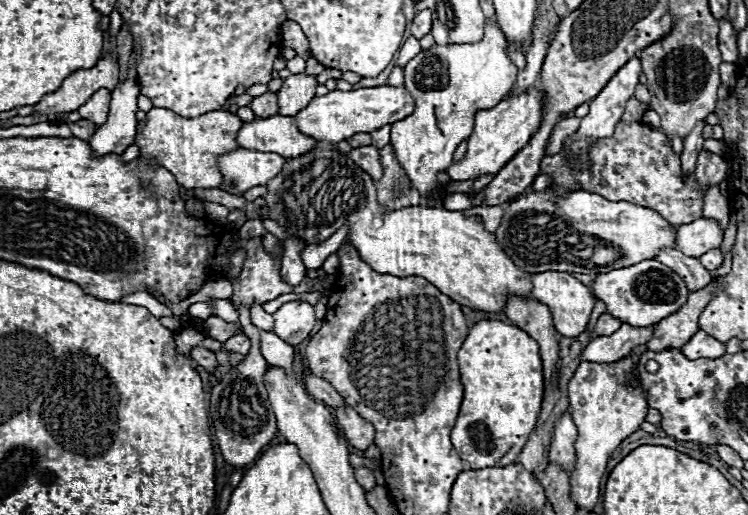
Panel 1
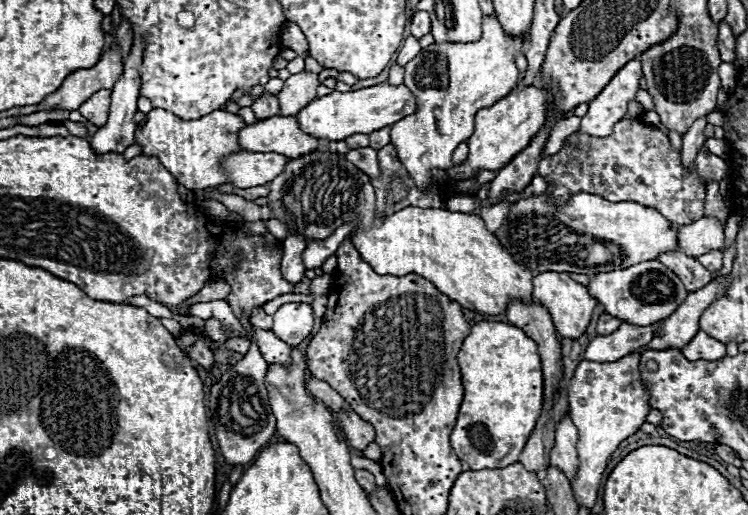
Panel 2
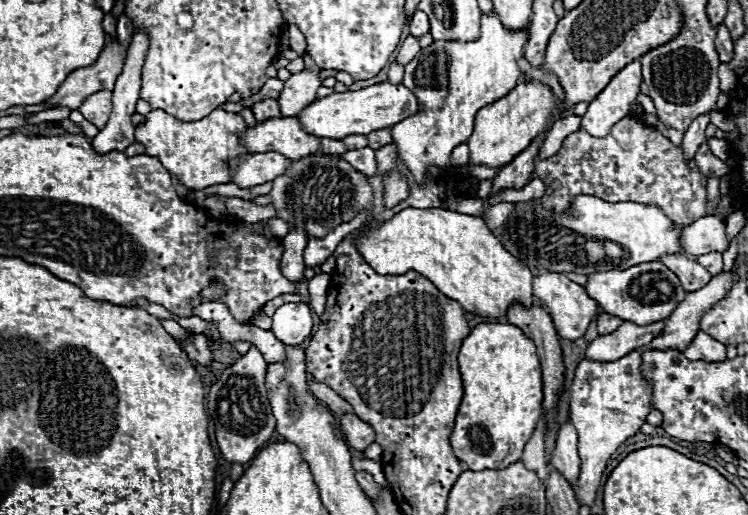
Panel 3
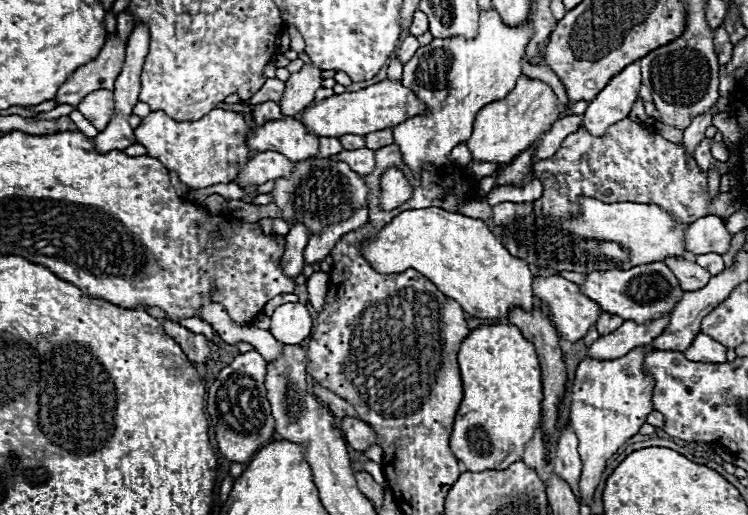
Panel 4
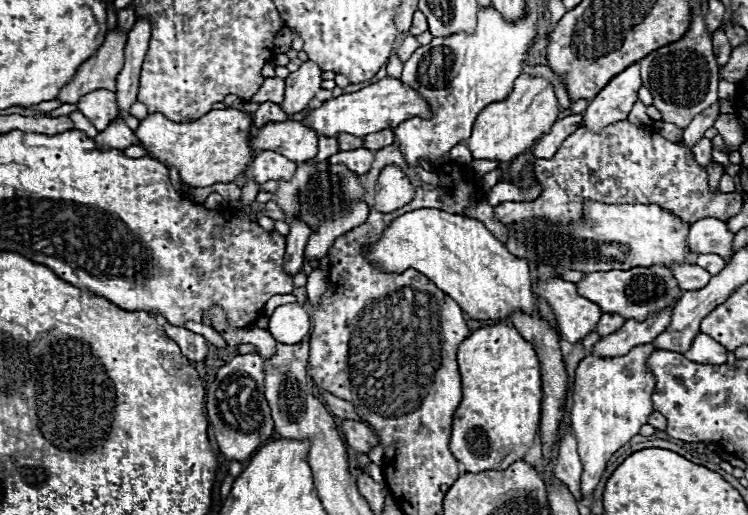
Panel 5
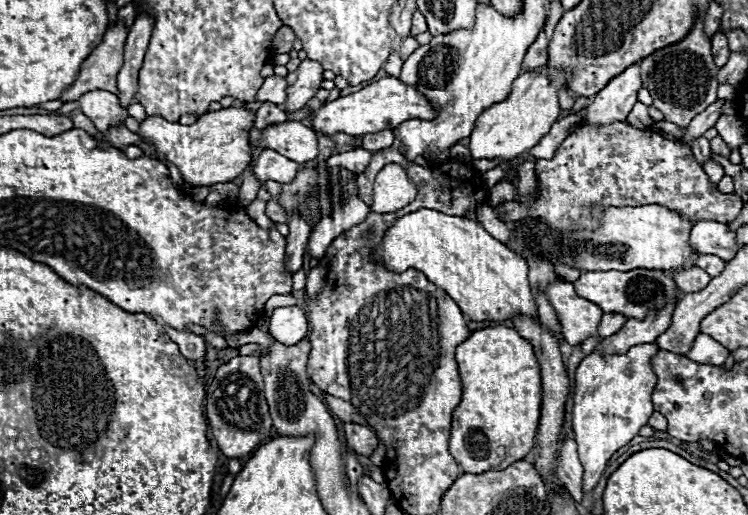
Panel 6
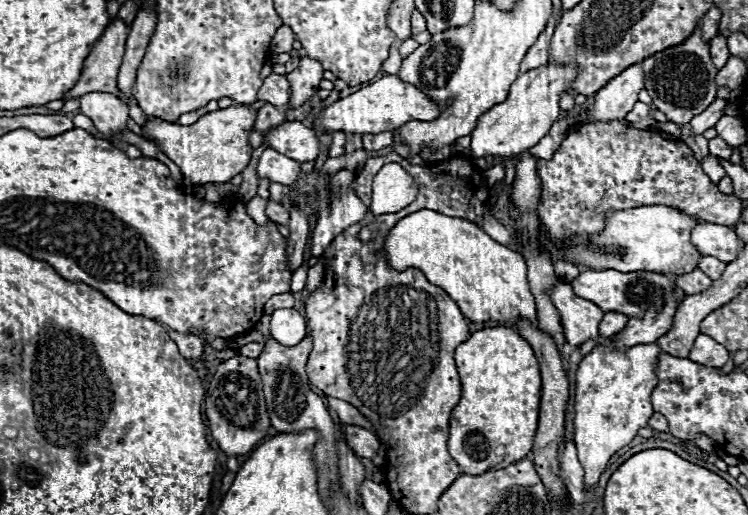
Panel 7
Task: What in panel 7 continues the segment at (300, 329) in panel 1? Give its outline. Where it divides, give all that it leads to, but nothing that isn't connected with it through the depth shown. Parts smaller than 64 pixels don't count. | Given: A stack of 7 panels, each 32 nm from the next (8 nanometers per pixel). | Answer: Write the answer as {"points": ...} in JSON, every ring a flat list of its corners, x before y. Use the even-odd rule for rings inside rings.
{"points":[[294,308,276,310,270,320,270,336,284,346,296,346,306,336,304,316]]}

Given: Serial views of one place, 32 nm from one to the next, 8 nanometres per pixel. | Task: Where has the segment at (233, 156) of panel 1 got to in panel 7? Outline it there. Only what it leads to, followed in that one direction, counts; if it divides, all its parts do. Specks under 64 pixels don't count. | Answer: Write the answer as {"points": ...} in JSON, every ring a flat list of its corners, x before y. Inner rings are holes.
{"points":[[266,148,262,152,260,162,258,162,258,176,260,178,268,178,272,182,290,186,298,180,298,174,300,174,300,162,296,162,272,148]]}

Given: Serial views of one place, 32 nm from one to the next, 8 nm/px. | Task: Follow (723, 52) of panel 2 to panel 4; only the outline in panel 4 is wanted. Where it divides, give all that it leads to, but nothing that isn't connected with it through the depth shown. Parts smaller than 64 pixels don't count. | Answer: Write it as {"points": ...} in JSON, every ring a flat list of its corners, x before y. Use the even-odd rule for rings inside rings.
{"points":[[724,26,716,28,716,32,714,32,714,52,718,54,720,64,726,64,732,56,732,44,728,40,728,34,726,34]]}

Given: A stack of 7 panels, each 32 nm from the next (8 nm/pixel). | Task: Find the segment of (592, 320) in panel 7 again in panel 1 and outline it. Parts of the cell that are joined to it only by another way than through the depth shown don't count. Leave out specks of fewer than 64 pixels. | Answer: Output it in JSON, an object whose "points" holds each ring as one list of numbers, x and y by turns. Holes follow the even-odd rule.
{"points":[[552,270,534,274,532,284,534,284,532,298,536,298,538,302,542,302,542,304,546,304,550,308,550,314,554,318,554,328,558,330,558,334,562,334,566,338,576,338,586,330,592,308,596,304,596,298,592,296,588,286,580,284,568,272,552,272]]}

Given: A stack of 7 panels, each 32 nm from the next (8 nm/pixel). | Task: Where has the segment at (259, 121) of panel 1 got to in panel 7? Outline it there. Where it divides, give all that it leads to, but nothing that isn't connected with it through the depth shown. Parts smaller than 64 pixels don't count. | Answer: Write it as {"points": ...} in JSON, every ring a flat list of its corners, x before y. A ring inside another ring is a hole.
{"points":[[284,122,278,128,264,134,264,142,276,152,296,160,296,162,310,162,318,156,320,142,314,130,306,128,302,122]]}

